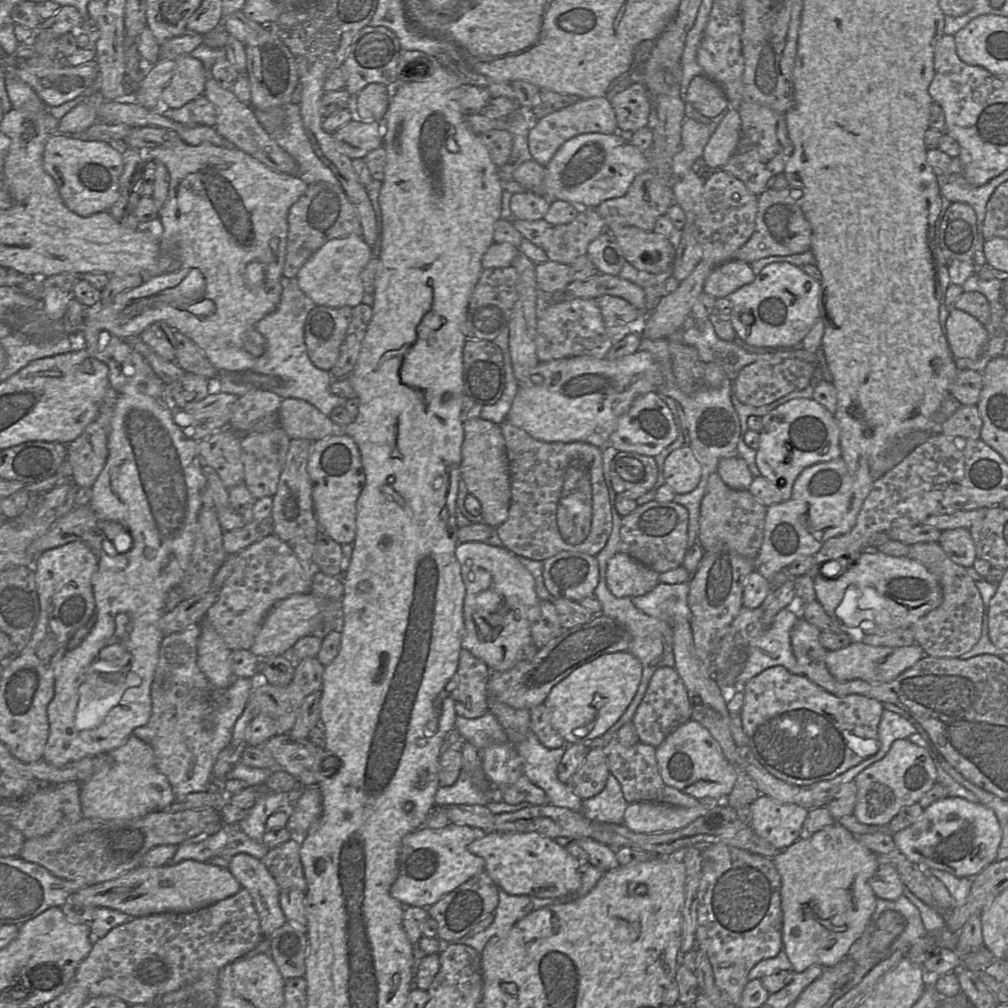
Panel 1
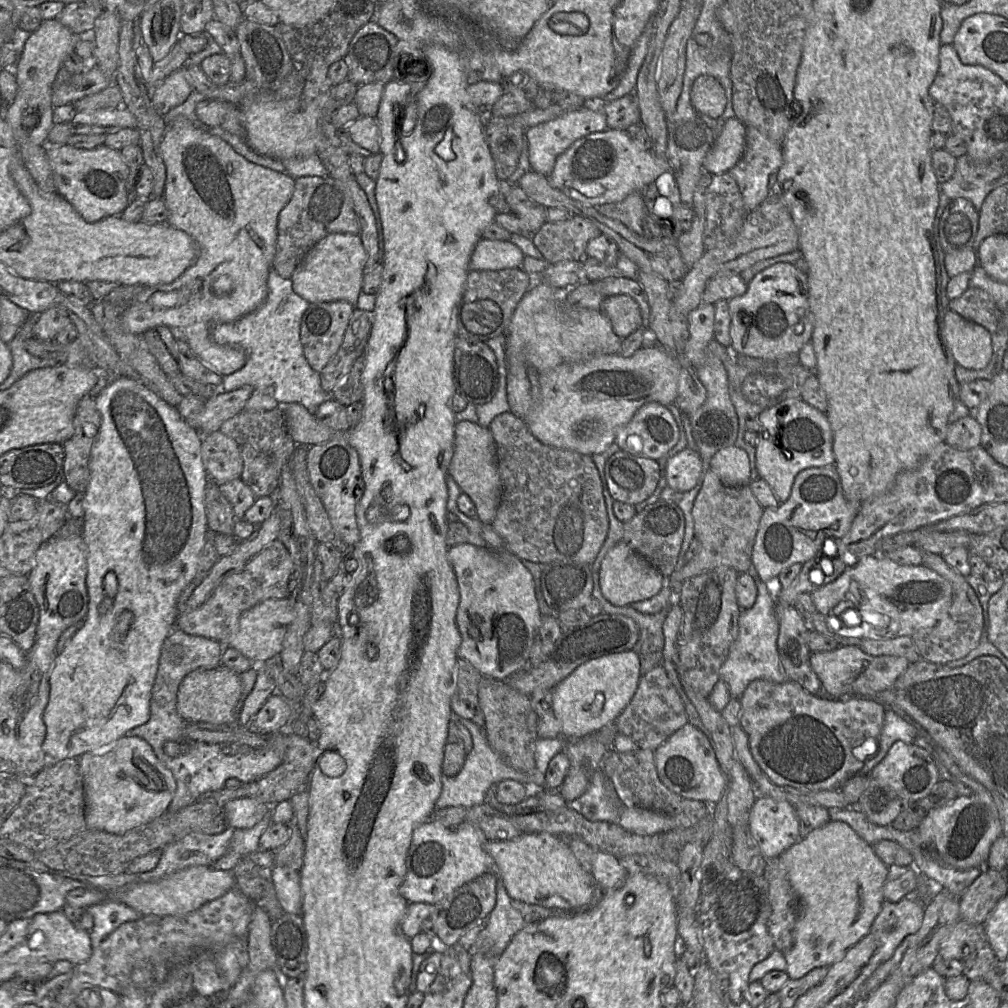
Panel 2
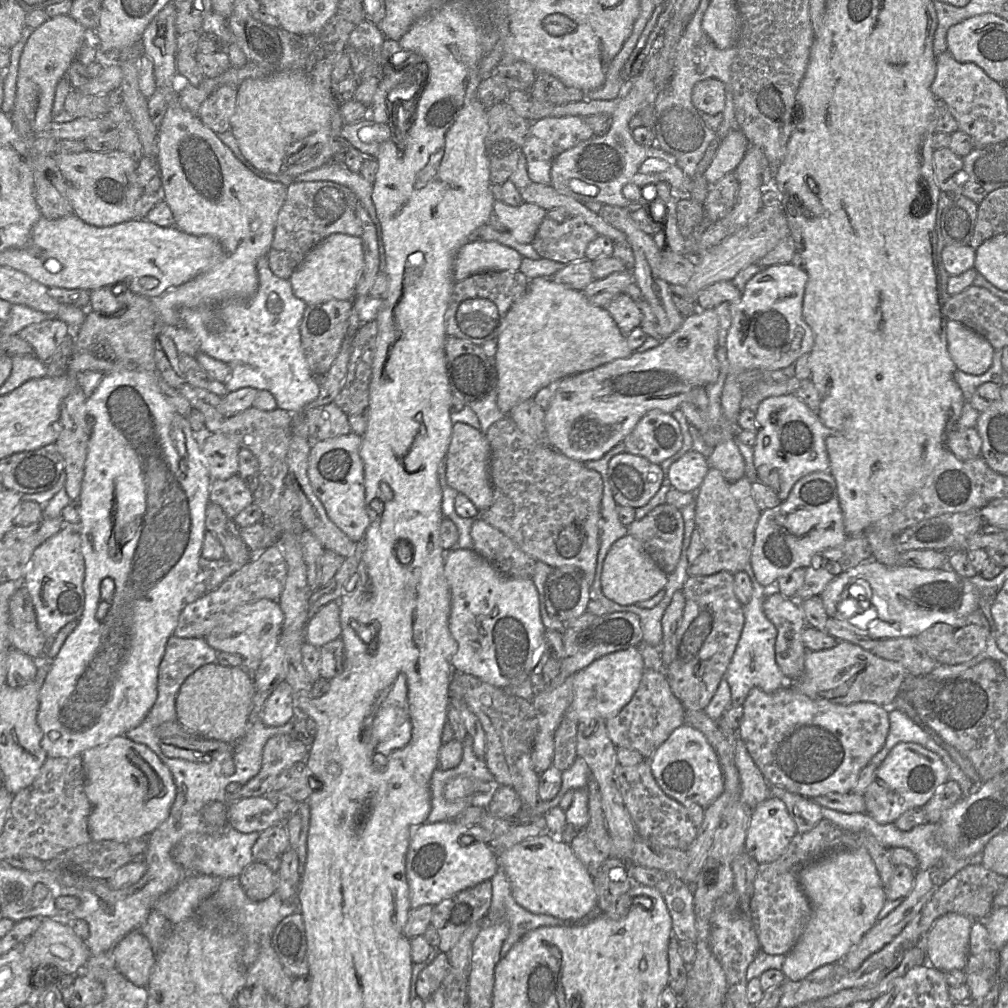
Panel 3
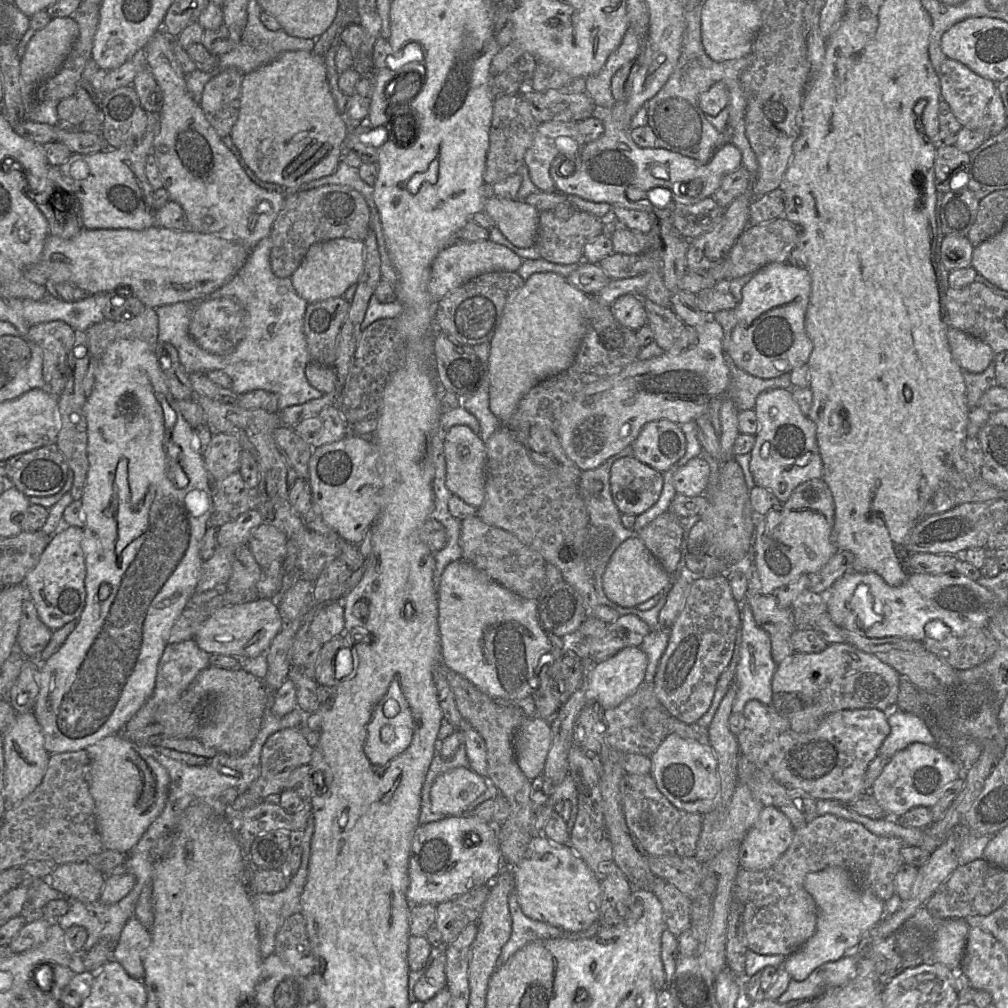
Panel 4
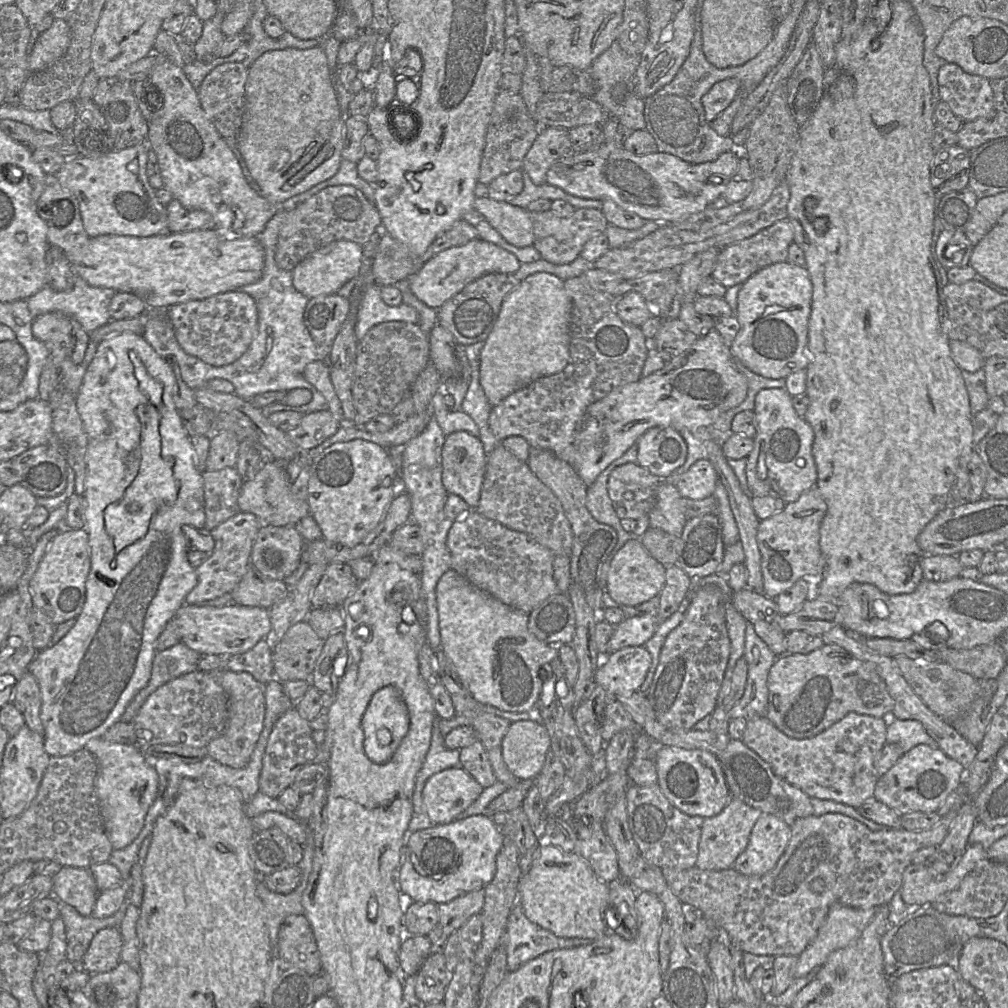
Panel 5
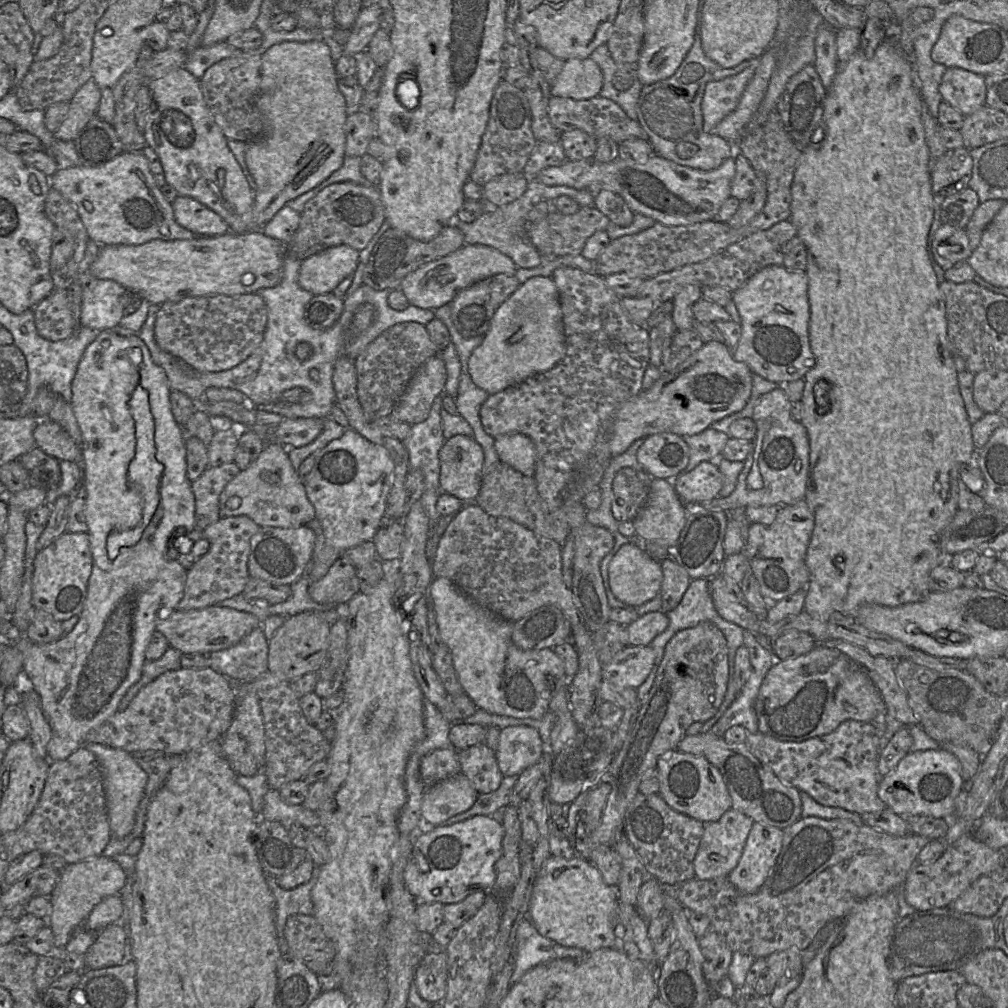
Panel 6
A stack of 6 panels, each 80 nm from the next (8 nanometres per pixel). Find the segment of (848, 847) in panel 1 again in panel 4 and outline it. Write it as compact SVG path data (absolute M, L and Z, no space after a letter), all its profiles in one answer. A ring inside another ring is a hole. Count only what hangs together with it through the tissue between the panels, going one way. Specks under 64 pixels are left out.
M832 866L811 872L804 879L804 888L817 907L815 933L794 953L786 956L783 967L793 980L805 980L816 968L835 962L851 952L865 955L870 930L882 919L885 902L856 887L851 874L844 868Z

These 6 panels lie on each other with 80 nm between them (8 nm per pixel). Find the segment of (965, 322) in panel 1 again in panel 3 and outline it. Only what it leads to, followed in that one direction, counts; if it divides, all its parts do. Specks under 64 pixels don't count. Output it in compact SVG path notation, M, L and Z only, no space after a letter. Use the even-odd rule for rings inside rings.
M947 320L946 338L949 354L957 369L981 375L992 365L994 348L991 343L955 320Z

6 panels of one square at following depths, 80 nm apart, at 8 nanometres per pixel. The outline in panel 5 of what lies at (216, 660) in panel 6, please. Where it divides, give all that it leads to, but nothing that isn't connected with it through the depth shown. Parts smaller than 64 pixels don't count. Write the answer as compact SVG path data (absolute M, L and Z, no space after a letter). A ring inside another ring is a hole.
M266 639L258 641L246 652L225 657L225 668L234 672L247 672L262 684L275 679L272 665L273 645Z

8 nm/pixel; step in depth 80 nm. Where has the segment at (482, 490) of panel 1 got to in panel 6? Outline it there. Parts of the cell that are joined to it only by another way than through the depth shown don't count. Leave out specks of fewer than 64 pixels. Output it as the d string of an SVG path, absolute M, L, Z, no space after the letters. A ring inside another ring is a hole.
M455 435L444 441L439 461L441 491L462 502L475 502L483 478L482 447L472 437Z

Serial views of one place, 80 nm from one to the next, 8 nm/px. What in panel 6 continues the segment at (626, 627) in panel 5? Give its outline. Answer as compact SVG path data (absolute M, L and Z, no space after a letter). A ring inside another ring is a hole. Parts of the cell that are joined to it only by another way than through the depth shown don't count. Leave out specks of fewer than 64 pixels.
M662 611L639 616L627 626L629 646L648 646L669 624L667 614Z

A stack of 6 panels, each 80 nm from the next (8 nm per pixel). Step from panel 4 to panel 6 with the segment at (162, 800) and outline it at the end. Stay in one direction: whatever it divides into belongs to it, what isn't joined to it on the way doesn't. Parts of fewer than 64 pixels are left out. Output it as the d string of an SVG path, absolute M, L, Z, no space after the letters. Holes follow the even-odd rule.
M93 742L83 746L94 753L101 767L111 837L123 838L134 826L136 810L147 784L147 774L131 753L123 749Z

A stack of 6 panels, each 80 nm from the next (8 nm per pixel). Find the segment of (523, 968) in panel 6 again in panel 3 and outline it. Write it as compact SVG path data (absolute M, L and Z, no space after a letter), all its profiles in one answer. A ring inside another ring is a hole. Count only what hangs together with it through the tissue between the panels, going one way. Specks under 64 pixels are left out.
M499 865L492 882L492 902L486 916L486 923L508 921L509 934L504 941L500 957L503 958L512 946L527 932L543 926L571 924L547 914L534 914L520 906L513 898L510 882Z

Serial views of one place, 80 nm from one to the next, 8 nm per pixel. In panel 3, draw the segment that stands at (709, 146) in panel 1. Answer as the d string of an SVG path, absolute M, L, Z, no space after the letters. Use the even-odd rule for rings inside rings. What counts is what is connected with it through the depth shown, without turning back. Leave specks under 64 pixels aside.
M741 129L731 130L721 139L719 148L705 171L709 185L733 172L744 158L749 145L750 142Z

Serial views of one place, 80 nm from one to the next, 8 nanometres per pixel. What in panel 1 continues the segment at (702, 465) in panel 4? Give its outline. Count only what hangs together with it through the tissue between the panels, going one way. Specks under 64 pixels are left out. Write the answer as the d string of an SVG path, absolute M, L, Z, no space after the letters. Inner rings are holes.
M686 444L671 452L664 461L665 484L676 494L692 492L701 477L701 465L691 447Z

